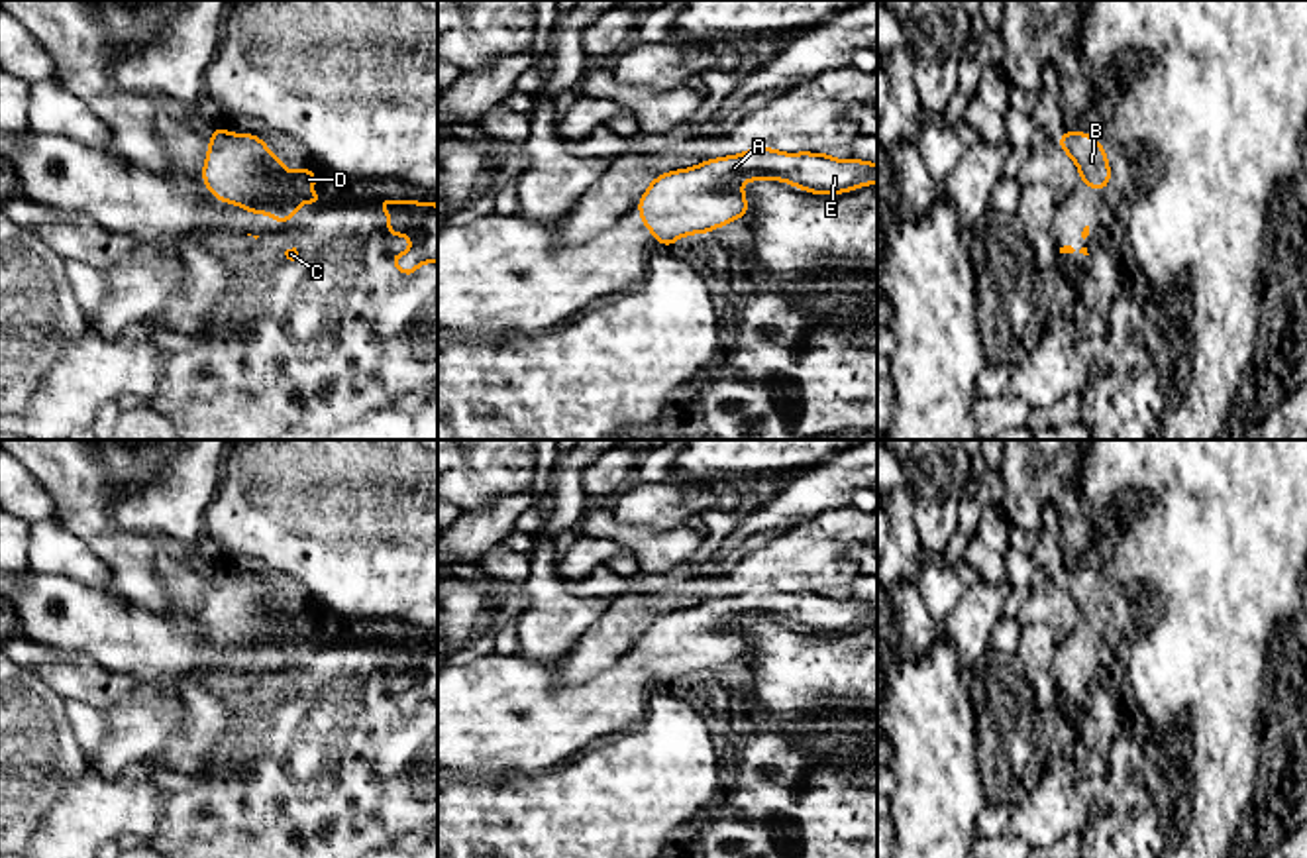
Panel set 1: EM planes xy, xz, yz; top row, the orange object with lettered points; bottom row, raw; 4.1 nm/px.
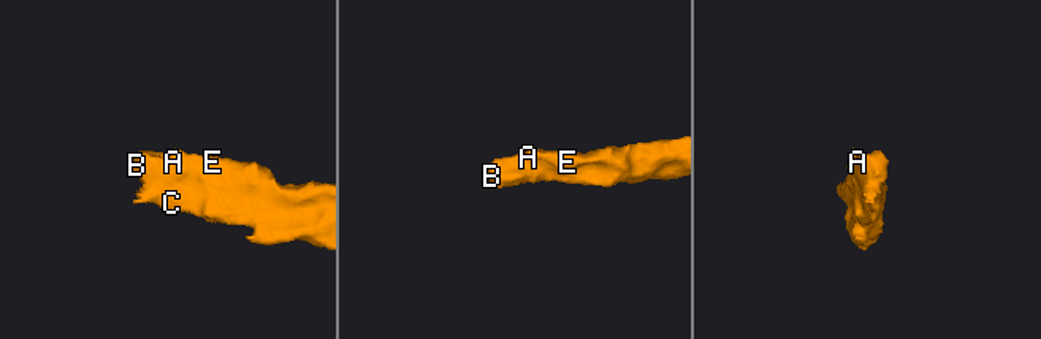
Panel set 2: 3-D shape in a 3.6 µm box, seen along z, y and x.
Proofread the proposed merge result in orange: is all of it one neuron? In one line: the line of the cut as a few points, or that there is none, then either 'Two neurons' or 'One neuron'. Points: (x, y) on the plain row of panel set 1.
No split. One neuron

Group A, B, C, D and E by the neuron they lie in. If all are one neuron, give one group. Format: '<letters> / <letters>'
A B C D E

